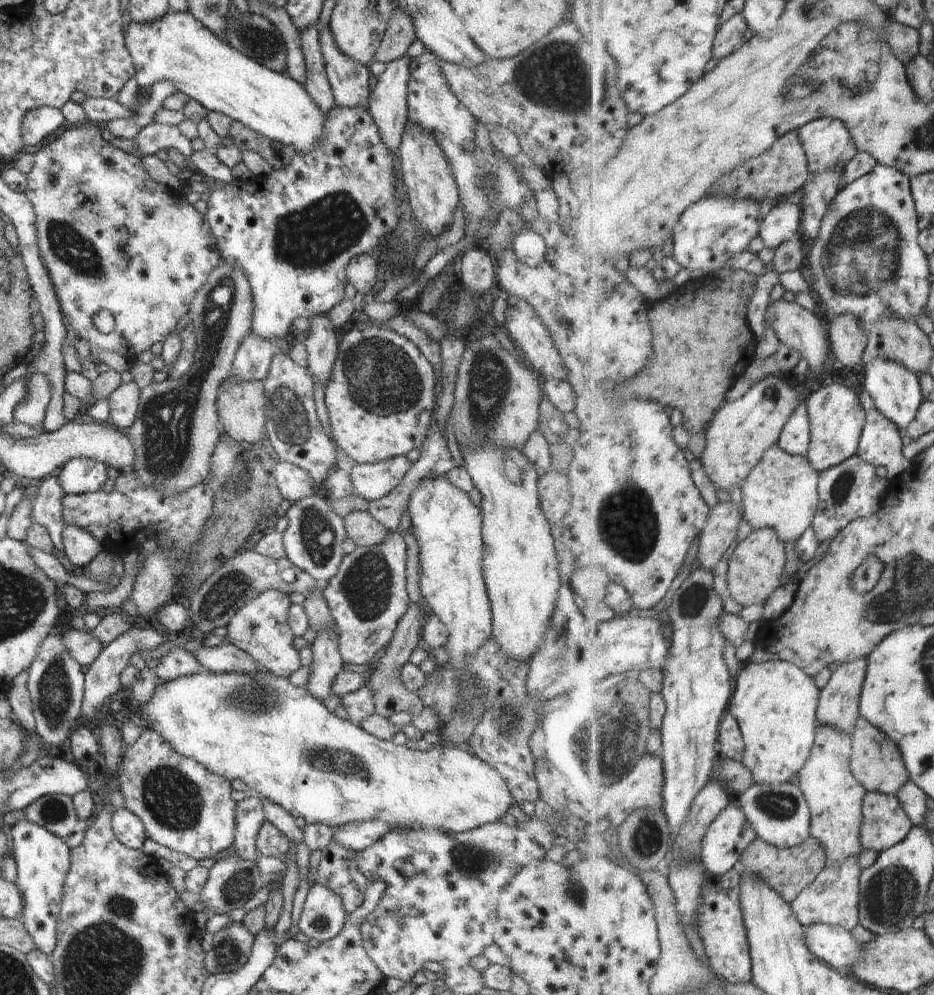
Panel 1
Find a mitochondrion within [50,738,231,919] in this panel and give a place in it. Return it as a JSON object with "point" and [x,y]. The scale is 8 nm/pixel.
{"point":[171,798]}

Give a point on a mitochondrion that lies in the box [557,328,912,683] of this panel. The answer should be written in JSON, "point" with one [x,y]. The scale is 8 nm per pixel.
{"point":[628,524]}

